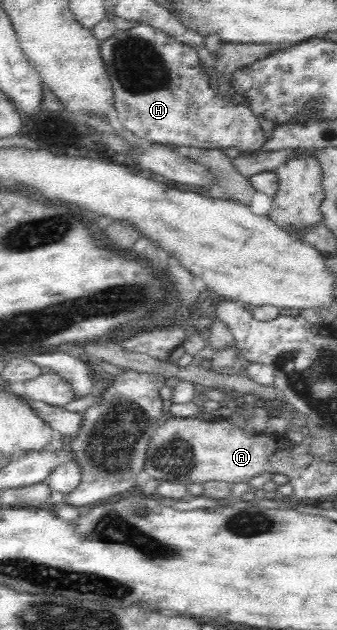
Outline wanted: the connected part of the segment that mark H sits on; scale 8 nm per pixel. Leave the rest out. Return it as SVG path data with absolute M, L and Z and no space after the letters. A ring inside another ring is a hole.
M138 25L134 26L127 30L117 30L108 40L105 40L103 43L99 43L101 48L101 57L104 61L108 76L110 77L110 82L113 86L114 91L114 106L115 110L118 112L118 118L120 122L124 125L125 130L130 130L142 138L142 142L149 143L159 143L162 145L170 145L174 147L178 146L189 146L192 148L199 149L224 149L224 148L238 148L240 151L259 151L261 146L267 141L268 136L256 117L254 117L253 112L250 111L250 108L246 107L245 104L239 103L234 105L232 103L227 103L220 95L219 91L214 91L208 85L208 77L206 73L202 71L202 63L198 58L198 53L196 49L184 44L178 39L174 39L170 35L167 35L165 32L162 32L160 29L155 29L150 25Z

